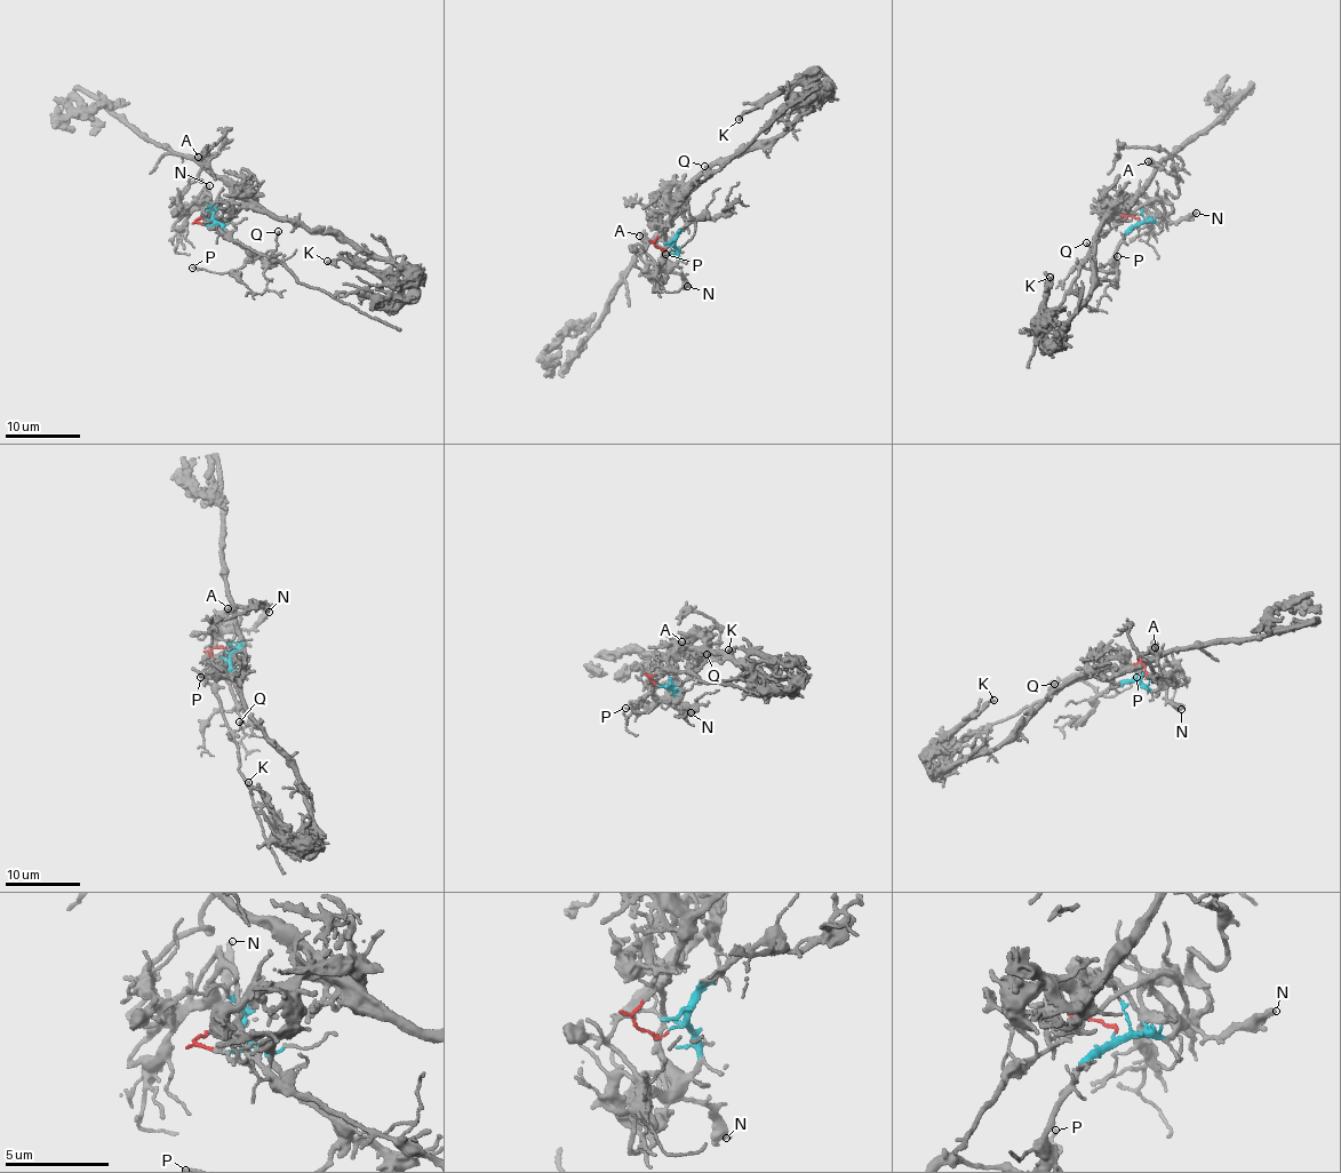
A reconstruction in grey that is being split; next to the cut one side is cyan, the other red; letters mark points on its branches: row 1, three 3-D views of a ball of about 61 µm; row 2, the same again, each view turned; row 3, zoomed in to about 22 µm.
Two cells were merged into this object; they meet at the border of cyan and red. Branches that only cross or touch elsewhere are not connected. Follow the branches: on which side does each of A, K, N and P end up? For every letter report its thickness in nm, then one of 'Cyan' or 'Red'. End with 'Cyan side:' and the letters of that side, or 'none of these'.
A: Thickness 600 nm. Cyan
K: Thickness 180 nm. Red
N: Thickness 220 nm. Cyan
P: Thickness 130 nm. Cyan
Cyan side: A, N, P

